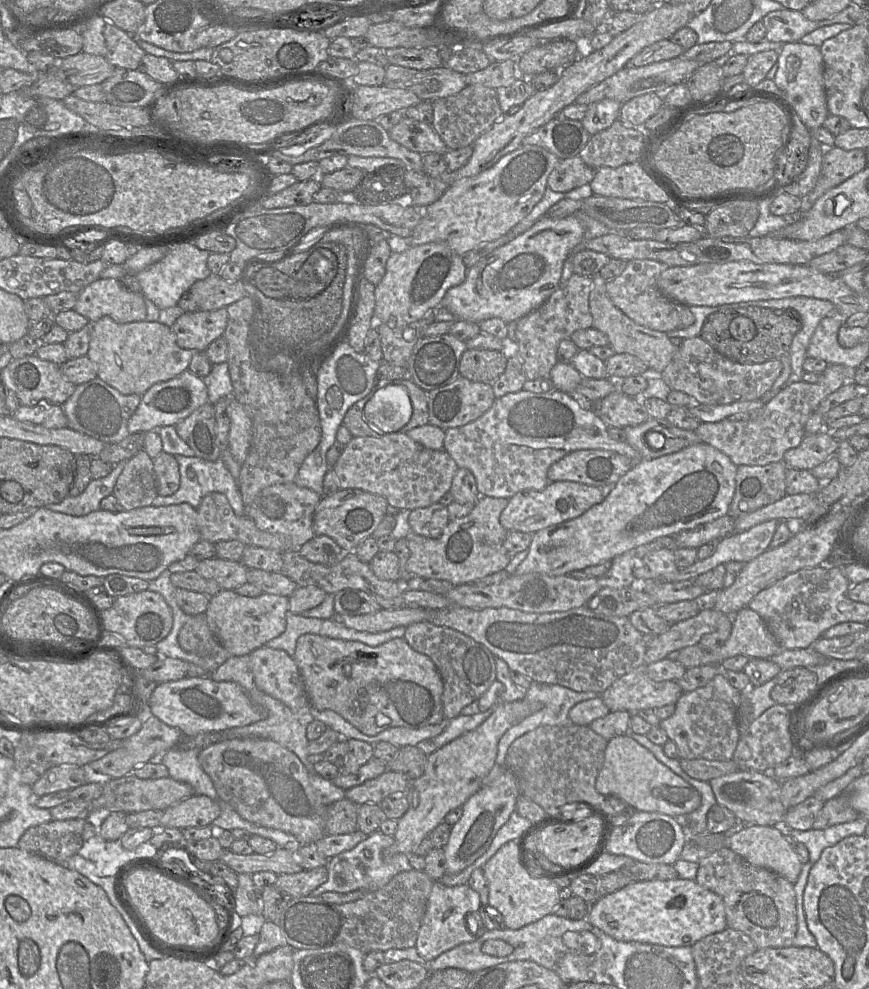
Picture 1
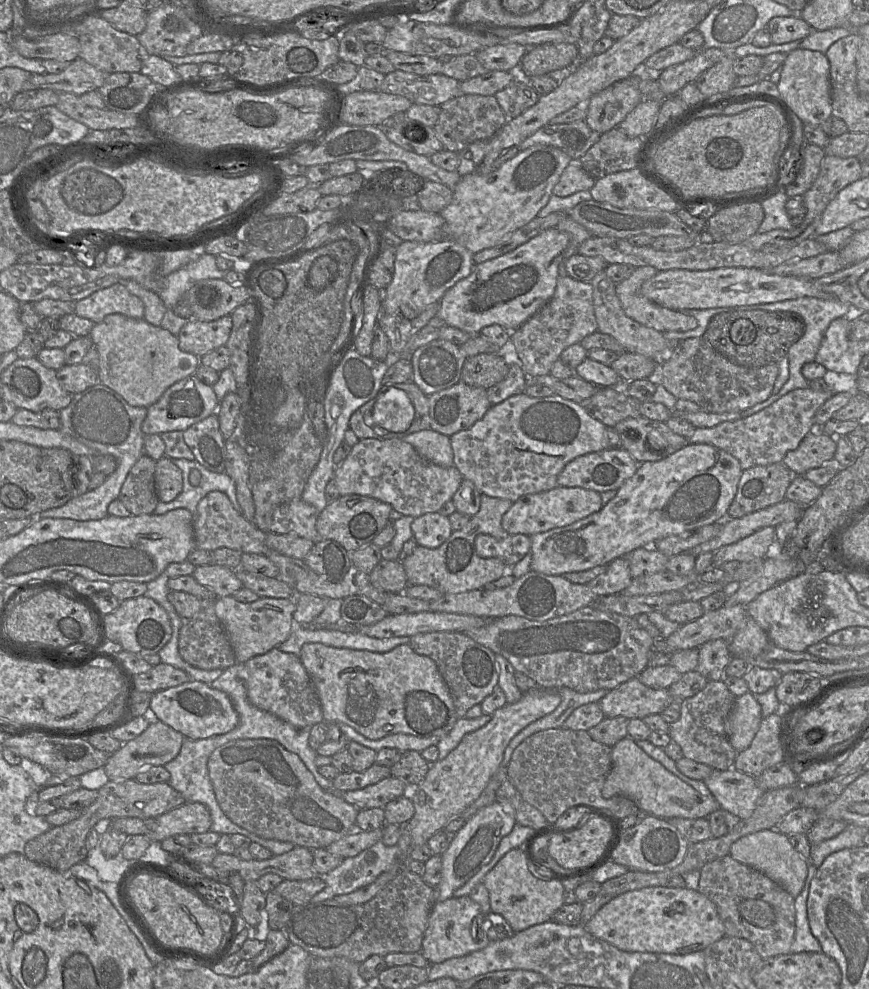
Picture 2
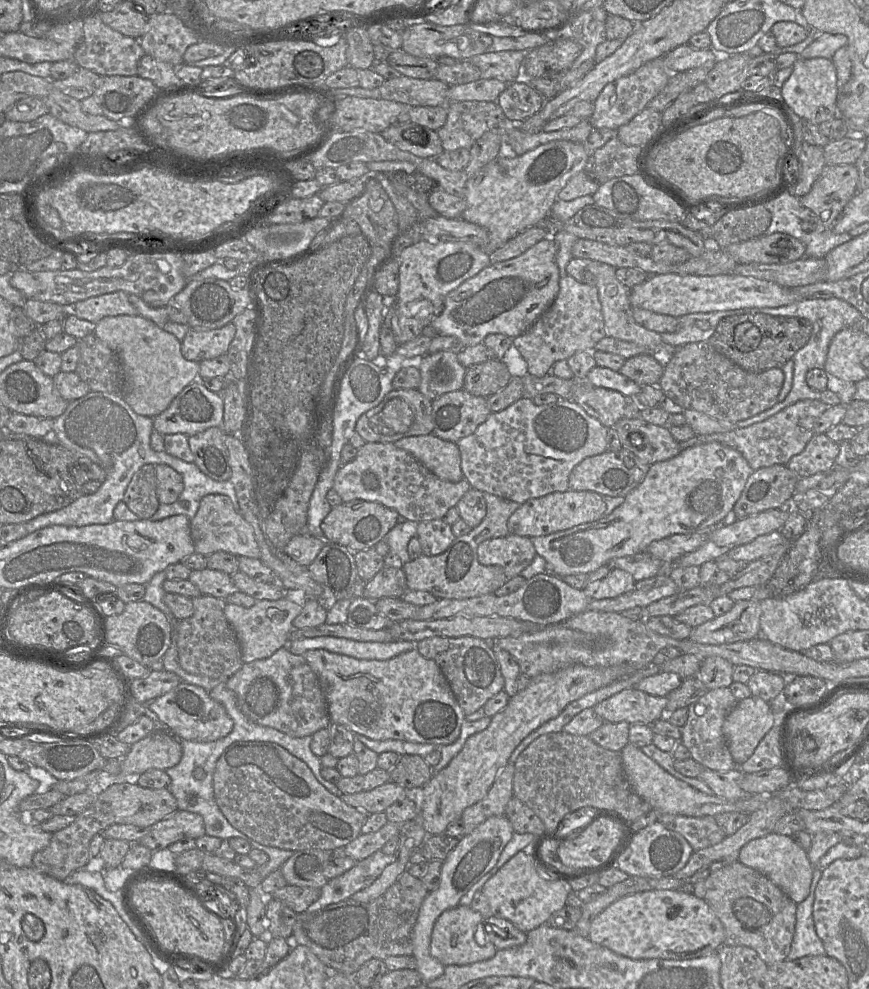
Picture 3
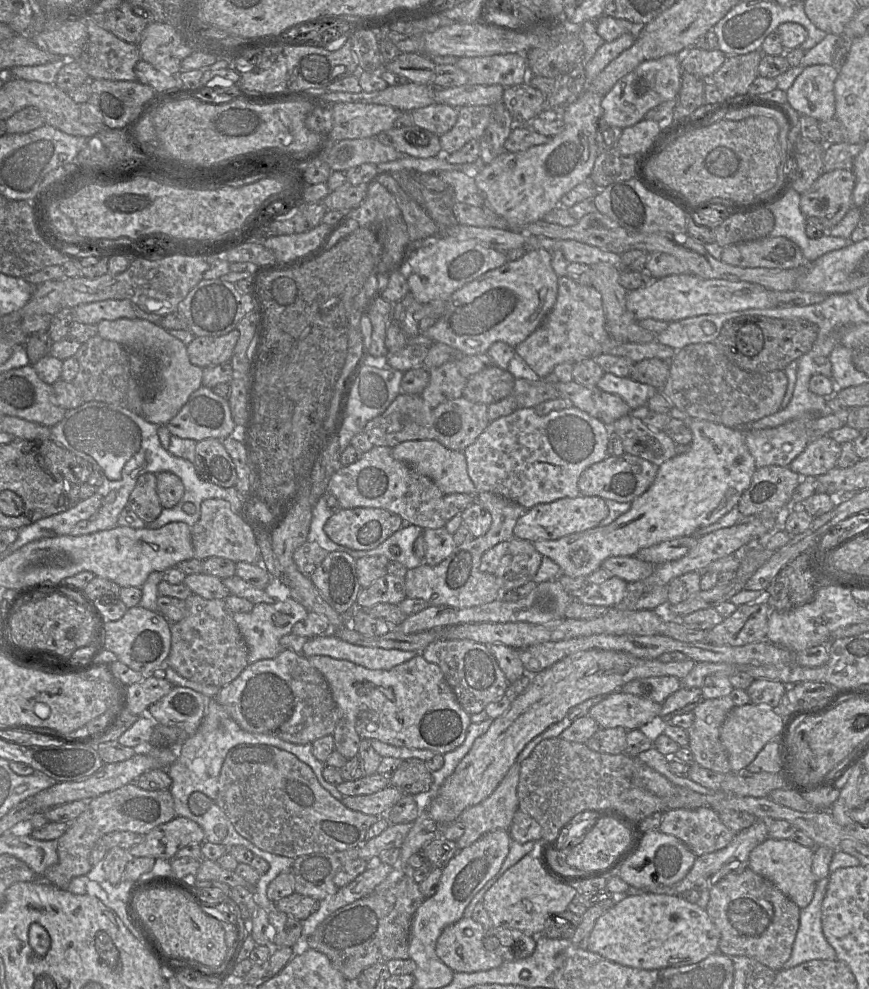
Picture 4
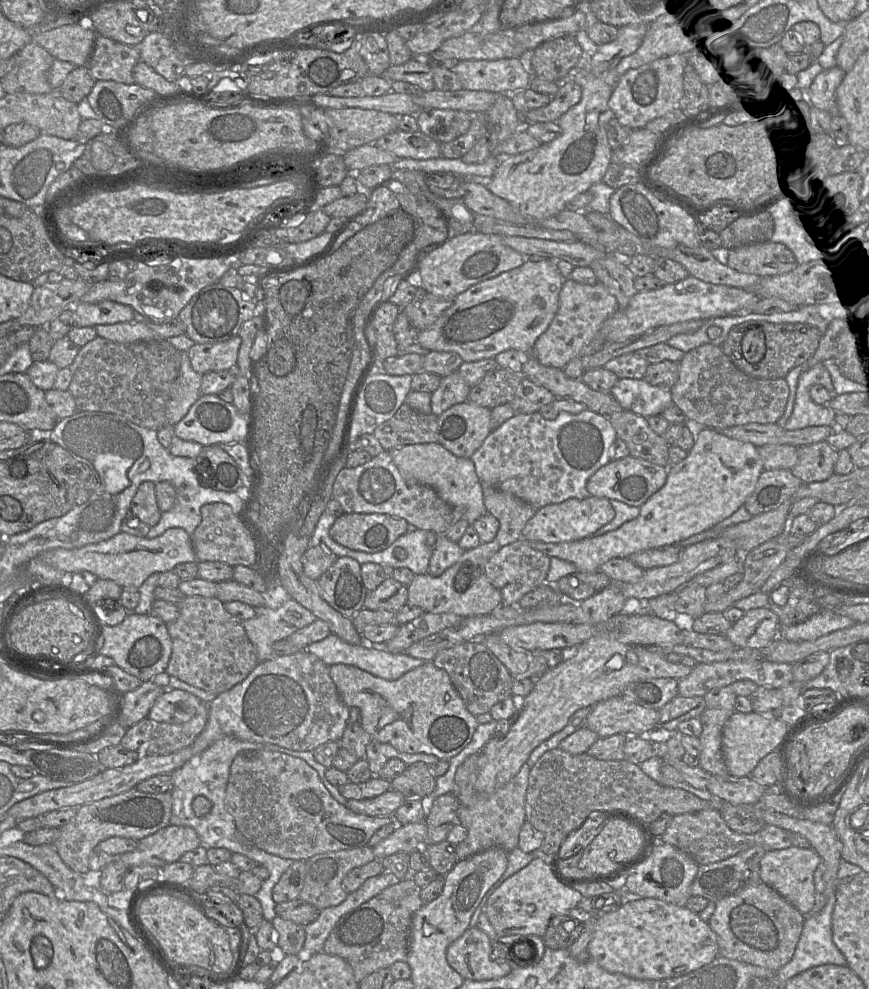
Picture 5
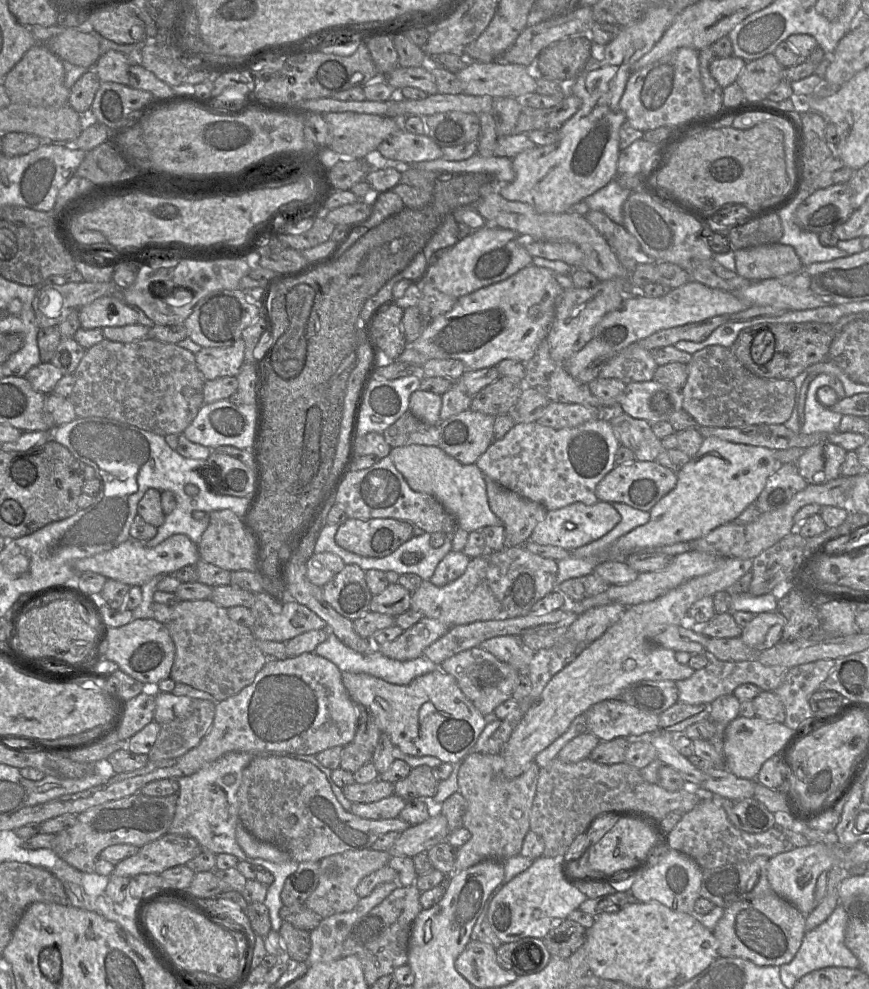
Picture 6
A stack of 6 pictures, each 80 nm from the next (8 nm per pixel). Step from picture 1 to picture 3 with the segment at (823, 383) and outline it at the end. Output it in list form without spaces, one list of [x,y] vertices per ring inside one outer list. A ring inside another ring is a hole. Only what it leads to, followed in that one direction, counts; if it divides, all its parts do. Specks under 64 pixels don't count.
[[[801,400],[785,407],[768,419],[748,427],[709,435],[694,435],[692,438],[680,442],[680,451],[701,443],[717,441],[736,449],[753,471],[777,464],[786,465],[793,456],[804,449],[815,434],[814,422],[828,407],[821,400]]]

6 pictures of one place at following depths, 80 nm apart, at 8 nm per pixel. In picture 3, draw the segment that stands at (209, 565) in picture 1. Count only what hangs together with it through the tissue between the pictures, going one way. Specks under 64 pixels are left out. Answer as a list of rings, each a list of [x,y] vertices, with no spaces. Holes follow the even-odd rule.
[[[209,568],[191,571],[188,580],[200,590],[202,595],[222,600],[226,600],[238,591],[228,574]]]

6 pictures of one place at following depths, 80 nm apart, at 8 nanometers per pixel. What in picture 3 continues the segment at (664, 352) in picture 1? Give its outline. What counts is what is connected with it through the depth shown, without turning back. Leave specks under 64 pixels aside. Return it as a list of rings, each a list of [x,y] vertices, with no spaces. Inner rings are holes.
[[[601,263],[594,283],[598,290],[599,301],[601,303],[606,336],[644,346],[652,351],[654,357],[659,357],[658,351],[664,346],[661,335],[655,331],[644,328],[635,321],[630,304],[631,289],[618,281],[615,271],[616,268]]]

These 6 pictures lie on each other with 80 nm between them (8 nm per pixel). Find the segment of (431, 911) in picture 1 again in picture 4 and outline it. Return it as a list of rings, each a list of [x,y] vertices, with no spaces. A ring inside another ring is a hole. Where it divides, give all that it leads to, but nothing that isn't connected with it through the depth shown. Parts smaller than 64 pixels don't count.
[[[472,917],[447,926],[436,943],[436,953],[453,972],[478,972],[499,967],[504,959],[484,947],[485,928]]]

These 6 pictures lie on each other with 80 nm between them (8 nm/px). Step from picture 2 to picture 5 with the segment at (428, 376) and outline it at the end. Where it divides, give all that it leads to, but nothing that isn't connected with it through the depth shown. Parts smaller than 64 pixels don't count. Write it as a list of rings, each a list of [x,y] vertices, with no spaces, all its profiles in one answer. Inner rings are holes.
[[[459,371],[442,377],[439,387],[431,393],[432,413],[439,416],[451,406],[467,401],[469,391]]]

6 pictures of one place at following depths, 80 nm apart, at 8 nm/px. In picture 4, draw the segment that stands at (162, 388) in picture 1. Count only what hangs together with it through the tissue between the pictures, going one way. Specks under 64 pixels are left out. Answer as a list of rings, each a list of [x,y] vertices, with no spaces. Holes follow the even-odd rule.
[[[201,386],[166,427],[171,435],[184,439],[224,440],[232,435],[236,424],[228,401],[210,388]]]

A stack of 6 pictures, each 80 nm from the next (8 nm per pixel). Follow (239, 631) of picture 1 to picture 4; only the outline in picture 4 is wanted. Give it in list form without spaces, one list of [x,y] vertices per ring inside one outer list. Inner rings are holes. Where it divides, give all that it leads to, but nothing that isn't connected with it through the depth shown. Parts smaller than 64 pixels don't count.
[[[293,598],[281,600],[272,604],[259,603],[247,613],[233,613],[233,619],[248,647],[248,662],[255,663],[263,659],[273,659],[281,651],[280,639],[292,632],[298,621],[304,620],[308,611]]]

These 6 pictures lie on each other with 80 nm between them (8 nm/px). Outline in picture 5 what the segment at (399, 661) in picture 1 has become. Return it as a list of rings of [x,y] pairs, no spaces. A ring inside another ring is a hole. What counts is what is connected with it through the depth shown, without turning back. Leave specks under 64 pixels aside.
[[[424,662],[397,680],[385,680],[346,664],[329,666],[329,674],[343,702],[349,708],[358,709],[360,724],[372,741],[390,744],[400,752],[432,754],[438,759],[449,760],[469,744],[479,724],[476,717],[467,710],[448,674],[432,662]]]

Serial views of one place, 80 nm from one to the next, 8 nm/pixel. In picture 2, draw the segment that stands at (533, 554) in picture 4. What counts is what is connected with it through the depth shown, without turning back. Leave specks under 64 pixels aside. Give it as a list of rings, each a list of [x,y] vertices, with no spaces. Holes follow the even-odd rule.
[[[480,534],[475,539],[475,549],[482,558],[499,558],[512,567],[530,552],[531,538],[525,534],[508,534],[503,539],[496,539]]]

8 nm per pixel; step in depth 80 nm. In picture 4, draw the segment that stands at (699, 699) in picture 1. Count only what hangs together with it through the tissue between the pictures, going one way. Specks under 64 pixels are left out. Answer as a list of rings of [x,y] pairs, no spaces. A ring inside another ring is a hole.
[[[729,696],[704,699],[692,711],[693,724],[686,730],[694,762],[714,772],[731,772],[728,756],[720,741],[720,728],[734,704]]]

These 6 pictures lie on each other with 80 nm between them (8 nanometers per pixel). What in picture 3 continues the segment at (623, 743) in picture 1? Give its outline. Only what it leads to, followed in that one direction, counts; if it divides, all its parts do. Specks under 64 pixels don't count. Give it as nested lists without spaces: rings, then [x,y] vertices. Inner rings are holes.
[[[628,743],[620,751],[626,780],[631,789],[644,799],[659,814],[677,814],[691,817],[715,816],[725,812],[741,812],[751,814],[766,802],[767,795],[746,794],[739,800],[728,800],[716,795],[707,795],[676,779],[654,760],[645,755],[635,745]]]

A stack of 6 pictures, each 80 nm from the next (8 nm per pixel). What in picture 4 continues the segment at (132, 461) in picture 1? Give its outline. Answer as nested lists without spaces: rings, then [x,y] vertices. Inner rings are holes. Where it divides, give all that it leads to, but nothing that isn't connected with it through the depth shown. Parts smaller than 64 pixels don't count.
[[[148,472],[139,476],[127,505],[146,524],[161,514],[163,507],[157,494],[156,474]]]

